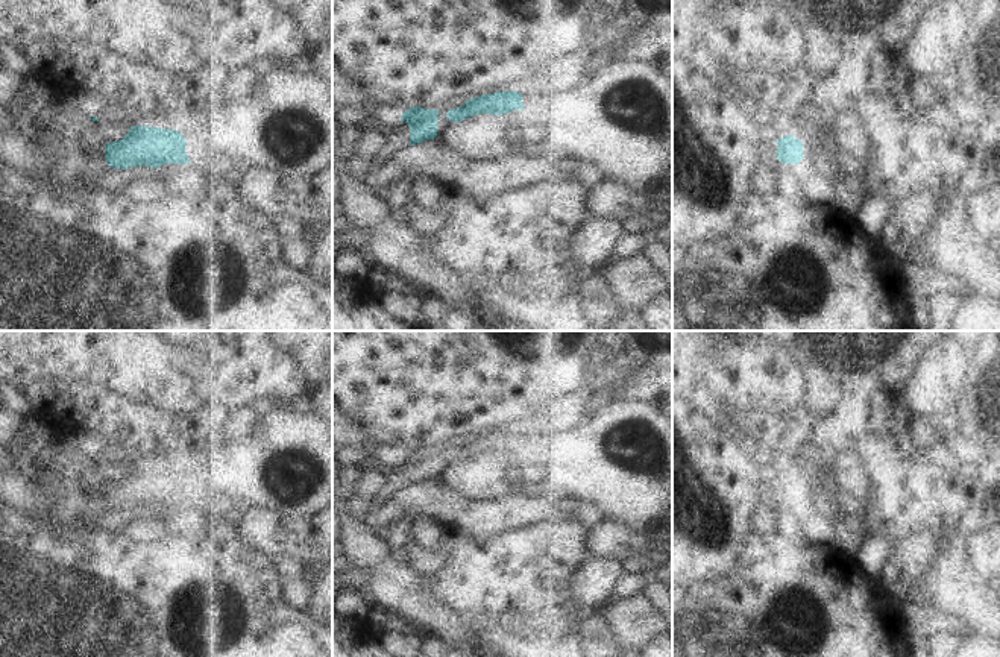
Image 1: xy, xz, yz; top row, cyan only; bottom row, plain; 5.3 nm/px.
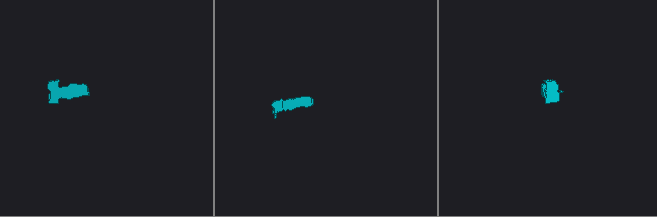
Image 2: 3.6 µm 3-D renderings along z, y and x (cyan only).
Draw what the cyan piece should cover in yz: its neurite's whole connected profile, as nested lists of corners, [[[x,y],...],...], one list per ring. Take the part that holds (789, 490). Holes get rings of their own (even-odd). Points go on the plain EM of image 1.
[[[777,466],[775,478],[777,478],[775,496],[778,502],[800,504],[800,501],[803,499],[803,483],[800,479],[795,479],[783,466]]]

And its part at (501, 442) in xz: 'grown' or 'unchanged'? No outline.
grown

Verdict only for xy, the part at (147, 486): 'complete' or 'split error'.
split error

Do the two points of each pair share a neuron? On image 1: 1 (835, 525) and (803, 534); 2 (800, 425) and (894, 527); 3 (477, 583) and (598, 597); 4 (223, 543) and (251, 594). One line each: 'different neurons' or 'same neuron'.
1: different neurons
2: same neuron
3: different neurons
4: same neuron

